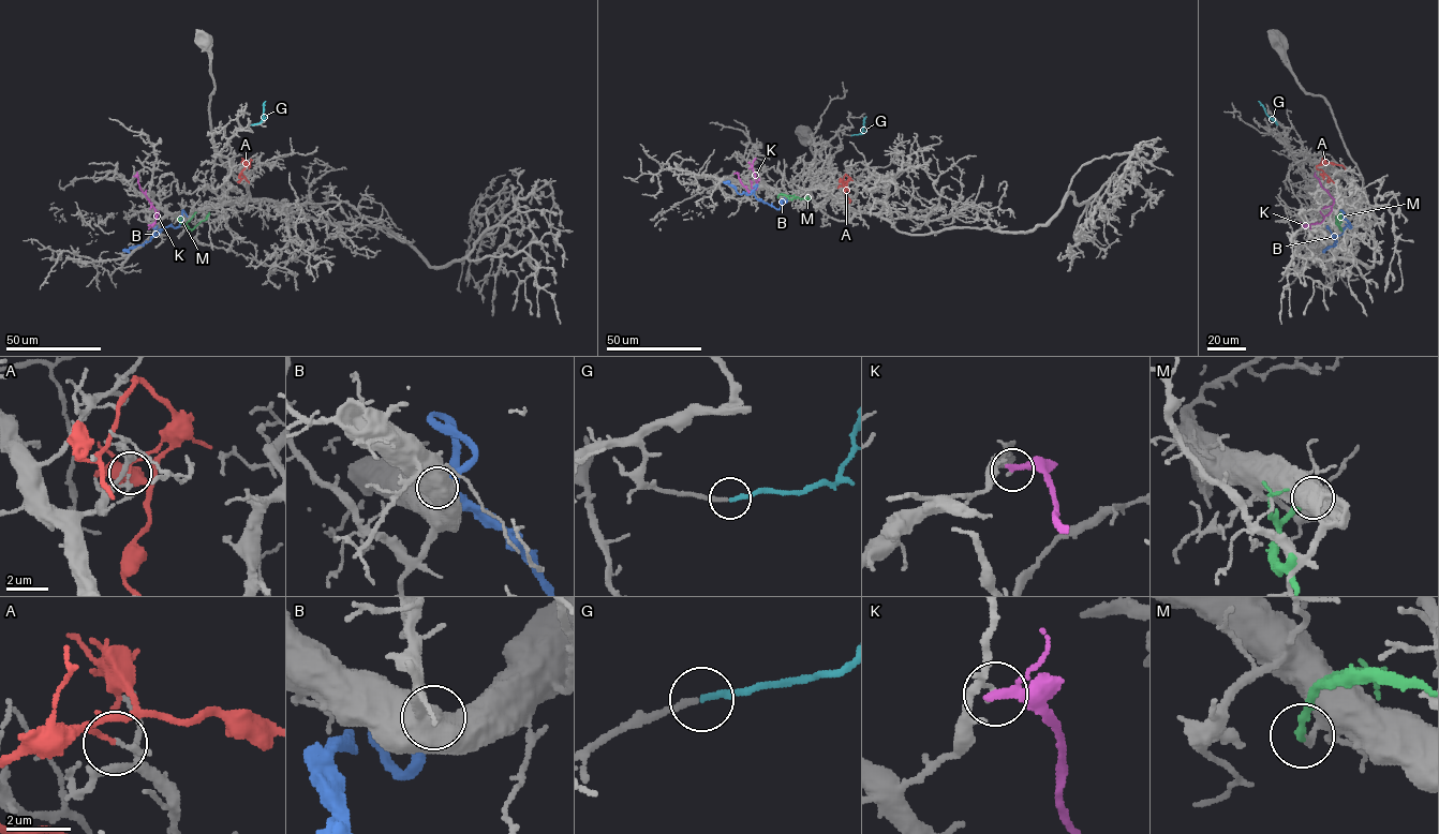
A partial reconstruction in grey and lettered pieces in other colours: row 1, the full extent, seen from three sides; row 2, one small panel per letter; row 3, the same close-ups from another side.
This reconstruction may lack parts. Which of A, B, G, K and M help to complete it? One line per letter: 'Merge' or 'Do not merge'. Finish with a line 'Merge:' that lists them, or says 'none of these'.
A: Do not merge
B: Do not merge
G: Merge
K: Do not merge
M: Do not merge
Merge: G

